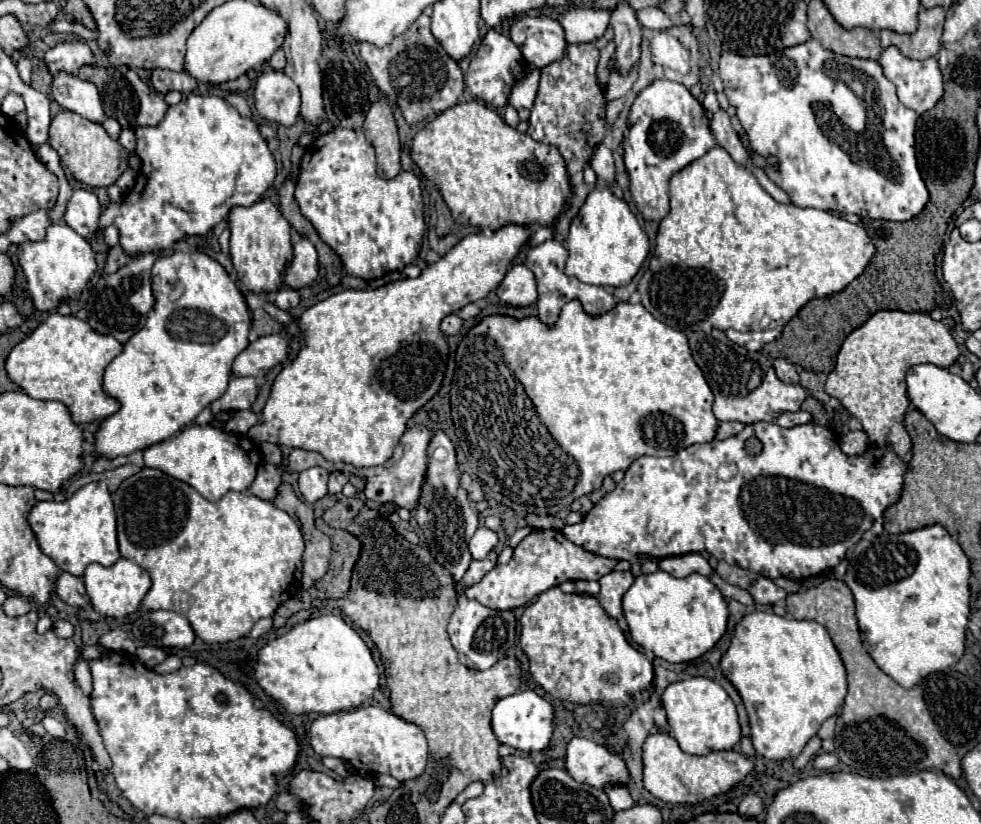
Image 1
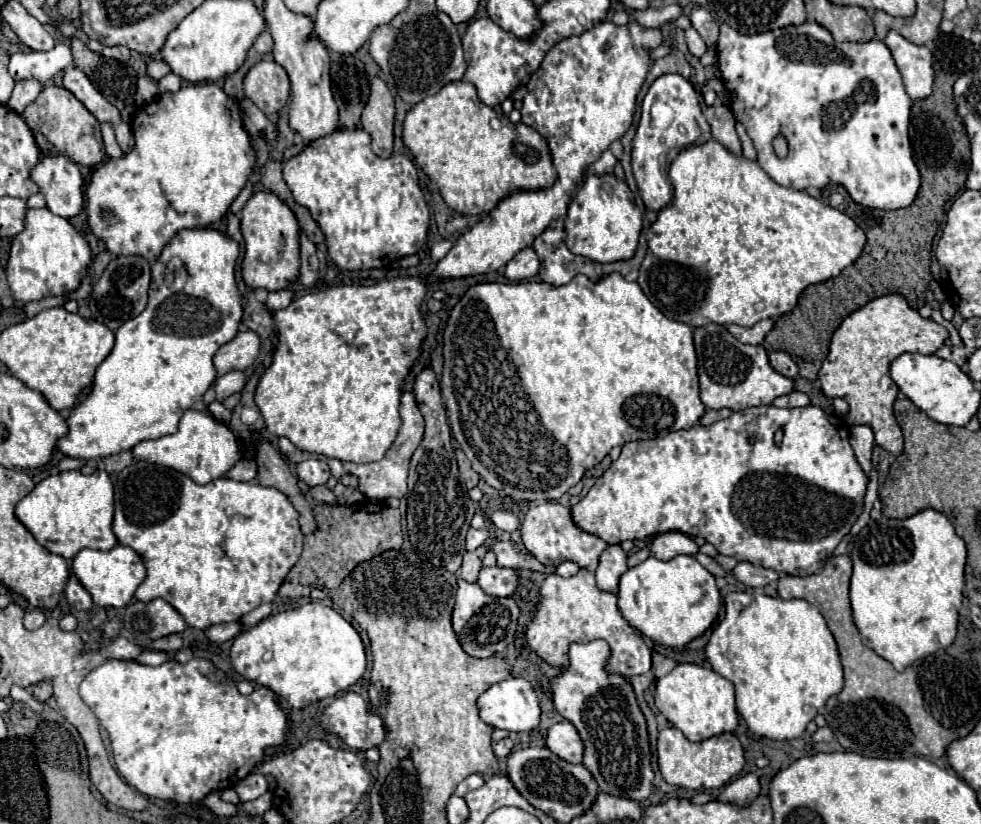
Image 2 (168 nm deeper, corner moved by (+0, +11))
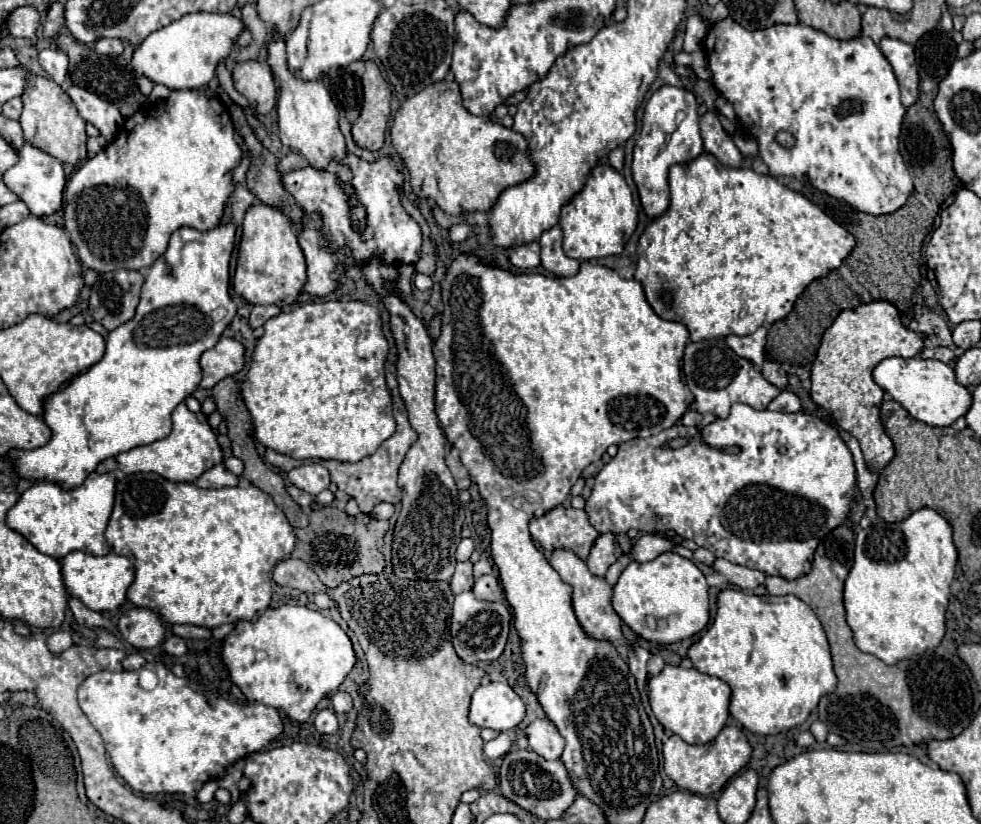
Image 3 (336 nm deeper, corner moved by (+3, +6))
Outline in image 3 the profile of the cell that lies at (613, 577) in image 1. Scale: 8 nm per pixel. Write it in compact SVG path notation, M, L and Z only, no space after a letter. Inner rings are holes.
M601 533L597 537L597 541L593 543L593 549L591 549L589 557L587 557L587 567L589 567L589 571L593 575L603 577L607 567L611 563L615 563L621 555L623 555L623 551L621 551L615 535L613 533Z

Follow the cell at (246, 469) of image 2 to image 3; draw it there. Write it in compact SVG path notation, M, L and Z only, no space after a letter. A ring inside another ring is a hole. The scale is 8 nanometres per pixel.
M219 463L213 469L205 471L201 477L197 477L197 481L193 481L193 483L201 485L205 489L221 489L221 487L237 485L237 477L233 473L229 473L223 463Z

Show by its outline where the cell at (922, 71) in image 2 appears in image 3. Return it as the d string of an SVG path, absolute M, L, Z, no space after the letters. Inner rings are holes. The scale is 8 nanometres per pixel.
M885 37L879 43L879 49L895 71L895 77L901 87L903 107L913 105L917 99L917 93L919 93L919 75L917 75L917 61L915 61L913 47L899 39Z

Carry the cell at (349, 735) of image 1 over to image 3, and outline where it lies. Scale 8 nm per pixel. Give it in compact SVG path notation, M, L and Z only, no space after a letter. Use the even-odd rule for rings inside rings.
M337 691L331 697L331 703L335 707L335 713L347 713L353 707L353 699L351 699L351 695L347 691Z

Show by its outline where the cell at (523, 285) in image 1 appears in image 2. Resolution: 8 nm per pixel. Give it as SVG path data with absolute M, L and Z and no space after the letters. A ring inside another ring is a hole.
M524 248L520 250L508 264L506 264L506 270L504 270L504 276L510 280L510 282L520 282L520 280L530 280L534 276L538 276L538 268L540 268L540 262L538 262L538 256L534 252L534 248Z

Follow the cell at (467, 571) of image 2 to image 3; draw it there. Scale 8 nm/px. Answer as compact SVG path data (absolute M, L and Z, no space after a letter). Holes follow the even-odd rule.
M463 561L463 563L457 563L455 567L455 573L451 577L451 591L453 595L457 593L463 593L463 591L469 591L473 587L473 573L471 573L471 561Z

